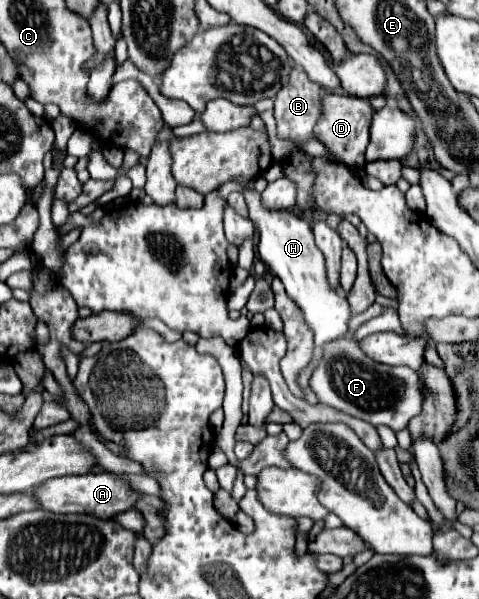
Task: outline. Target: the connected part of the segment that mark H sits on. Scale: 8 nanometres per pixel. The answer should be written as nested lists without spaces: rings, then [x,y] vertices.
[[[244,192],[244,196],[248,202],[250,220],[258,228],[258,254],[262,262],[268,266],[268,270],[282,280],[288,296],[302,310],[306,326],[314,332],[314,344],[322,348],[322,344],[328,344],[328,342],[334,342],[336,338],[346,336],[350,332],[348,322],[352,318],[350,306],[346,296],[340,294],[328,282],[326,262],[314,244],[314,234],[308,222],[300,220],[298,216],[286,210],[276,210],[276,212],[266,210],[260,204],[260,194],[256,192]]]

